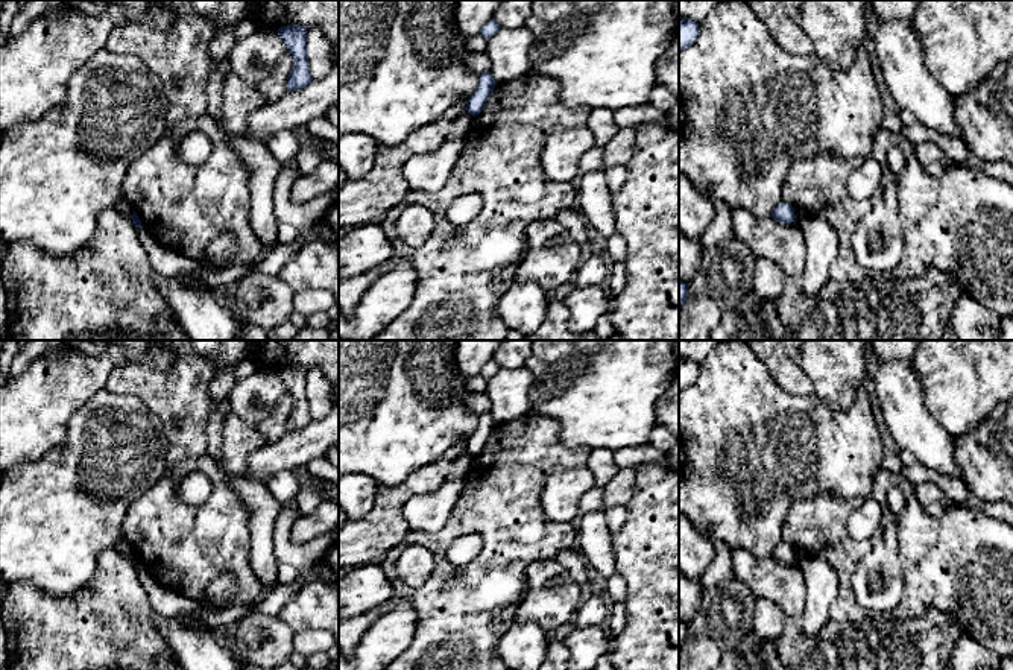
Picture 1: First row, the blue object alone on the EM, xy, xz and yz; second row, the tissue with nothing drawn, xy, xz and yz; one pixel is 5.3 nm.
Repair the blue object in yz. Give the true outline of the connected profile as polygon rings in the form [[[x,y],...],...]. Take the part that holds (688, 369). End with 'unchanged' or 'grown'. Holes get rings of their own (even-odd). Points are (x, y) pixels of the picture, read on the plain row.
[[[682,359],[679,362],[679,392],[694,384],[697,375],[699,375],[699,363],[690,359]]]; unchanged

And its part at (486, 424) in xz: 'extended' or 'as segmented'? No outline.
as segmented

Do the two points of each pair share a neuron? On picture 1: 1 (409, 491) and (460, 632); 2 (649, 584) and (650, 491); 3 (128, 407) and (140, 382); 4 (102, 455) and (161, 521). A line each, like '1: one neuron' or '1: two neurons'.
1: two neurons
2: one neuron
3: two neurons
4: two neurons

